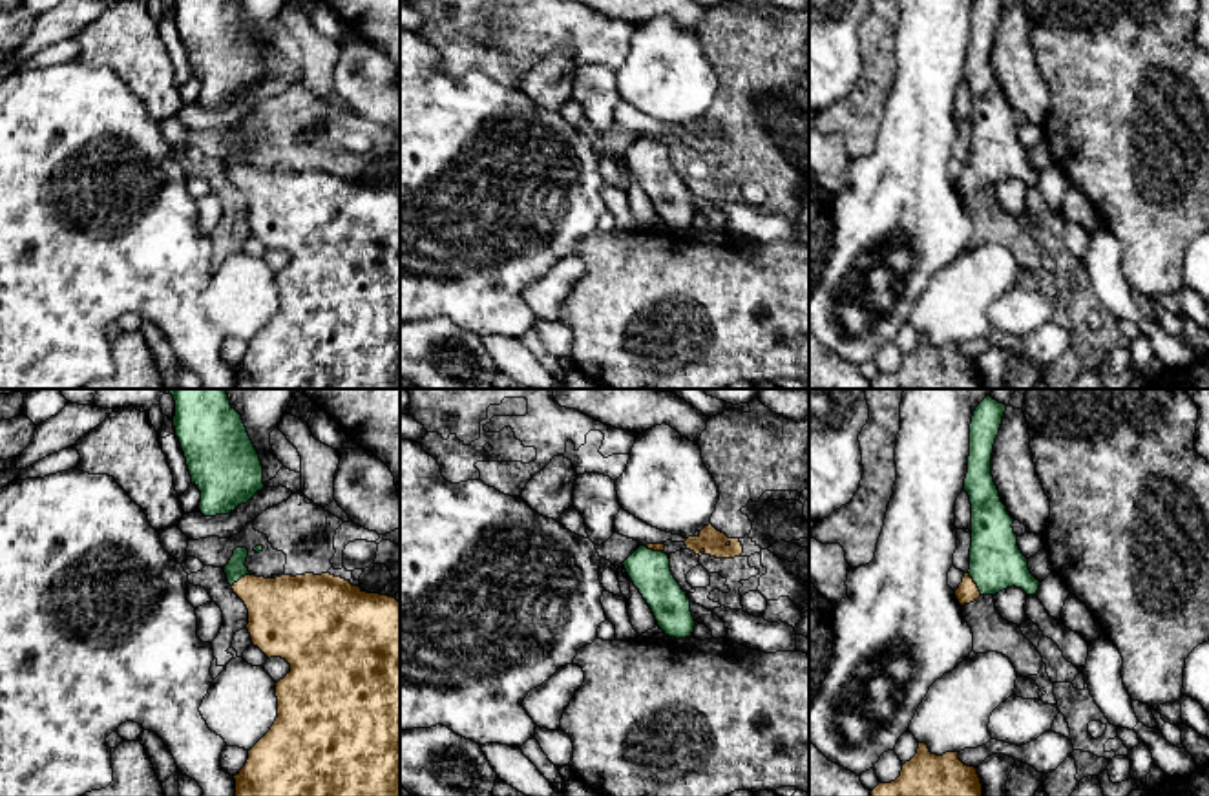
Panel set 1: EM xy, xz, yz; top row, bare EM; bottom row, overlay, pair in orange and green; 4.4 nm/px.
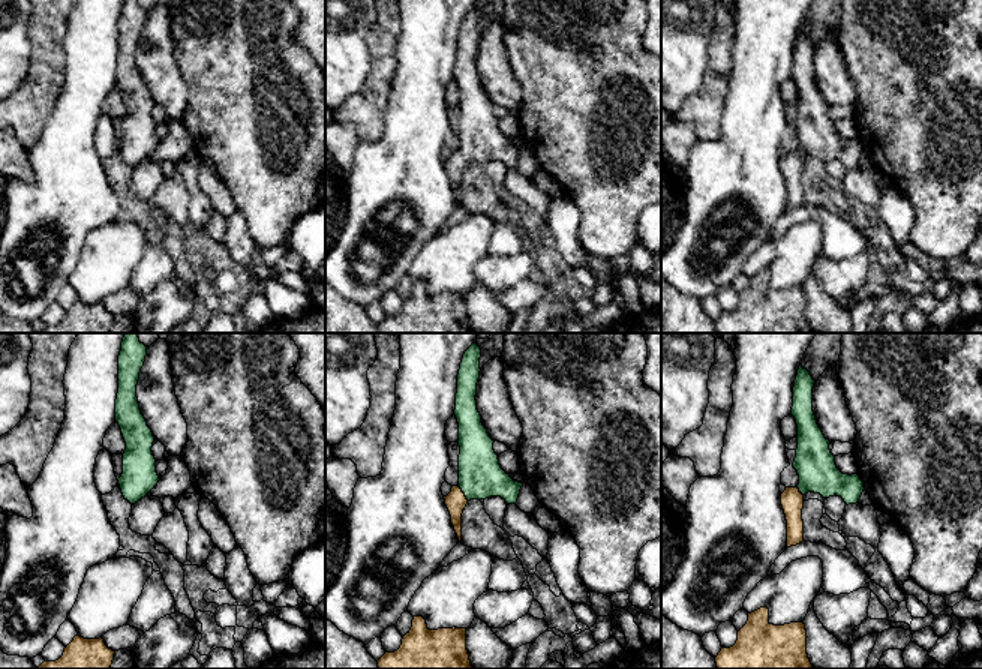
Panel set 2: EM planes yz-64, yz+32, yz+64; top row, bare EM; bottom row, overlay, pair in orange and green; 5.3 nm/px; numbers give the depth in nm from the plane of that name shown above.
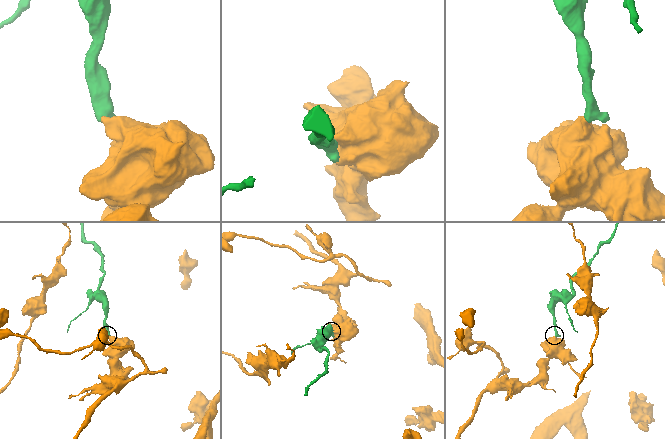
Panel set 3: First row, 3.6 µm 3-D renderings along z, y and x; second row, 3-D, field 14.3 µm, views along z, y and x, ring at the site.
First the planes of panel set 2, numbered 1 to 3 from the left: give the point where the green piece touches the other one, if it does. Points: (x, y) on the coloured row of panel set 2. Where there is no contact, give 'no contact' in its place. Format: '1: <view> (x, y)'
1: no contact
2: yz+32 (464, 494)
3: yz+64 (799, 492)

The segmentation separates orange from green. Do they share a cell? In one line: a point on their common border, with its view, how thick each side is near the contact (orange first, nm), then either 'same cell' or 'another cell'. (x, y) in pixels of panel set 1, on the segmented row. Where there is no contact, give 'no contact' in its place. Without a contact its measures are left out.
meets orange in yz at (974, 583); 90 nm thick on the orange side, 240 nm on the other; same cell

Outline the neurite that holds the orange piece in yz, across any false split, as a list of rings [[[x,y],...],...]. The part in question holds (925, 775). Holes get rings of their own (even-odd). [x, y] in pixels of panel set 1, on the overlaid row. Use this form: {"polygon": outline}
{"polygon": [[[919,743],[917,754],[902,765],[891,783],[878,783],[871,796],[983,796],[975,767],[959,759],[959,752],[931,754]]]}

